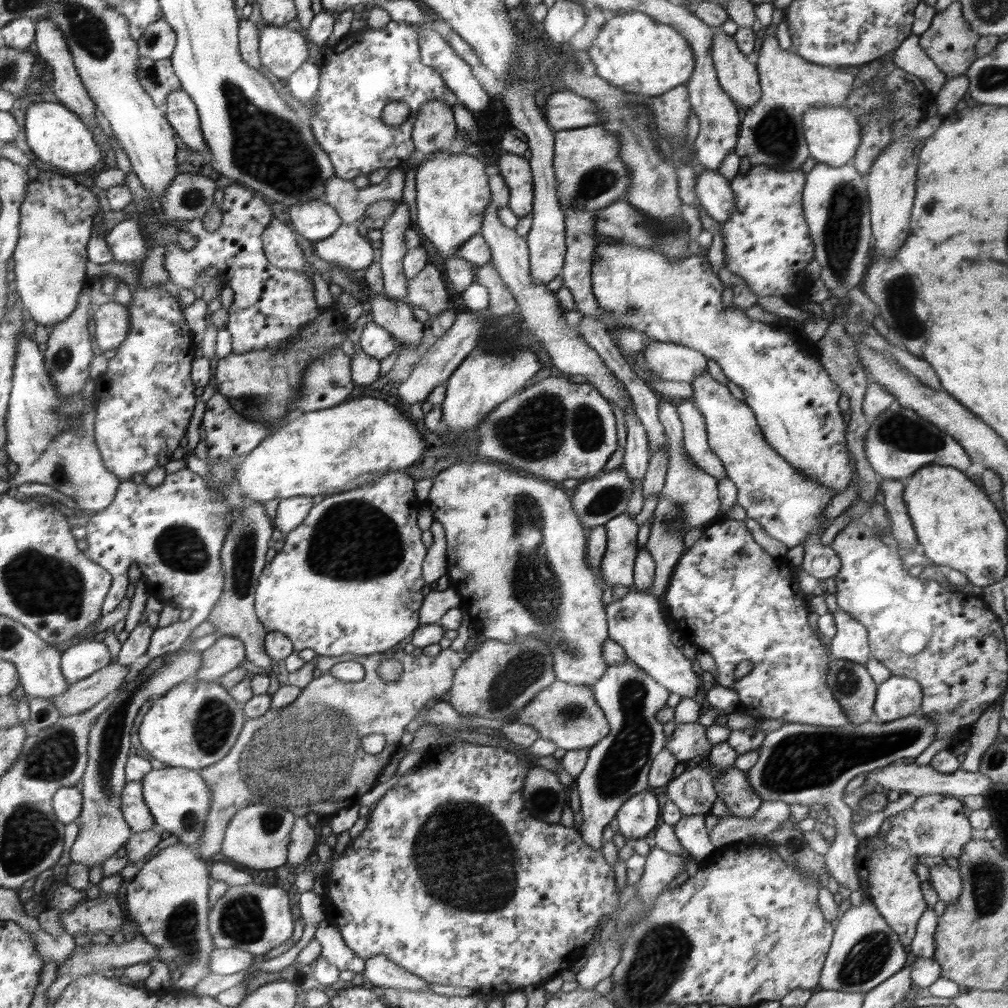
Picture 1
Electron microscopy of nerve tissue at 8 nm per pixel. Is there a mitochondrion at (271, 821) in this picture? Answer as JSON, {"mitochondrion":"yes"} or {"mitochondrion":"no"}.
{"mitochondrion":"yes"}

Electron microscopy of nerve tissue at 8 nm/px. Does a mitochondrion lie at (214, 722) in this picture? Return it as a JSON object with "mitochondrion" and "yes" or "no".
{"mitochondrion":"yes"}

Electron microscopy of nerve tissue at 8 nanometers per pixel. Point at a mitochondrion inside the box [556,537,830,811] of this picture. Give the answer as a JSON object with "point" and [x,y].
{"point":[623,764]}

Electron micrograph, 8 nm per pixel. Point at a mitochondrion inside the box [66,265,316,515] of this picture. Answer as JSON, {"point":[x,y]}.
{"point":[263,404]}

